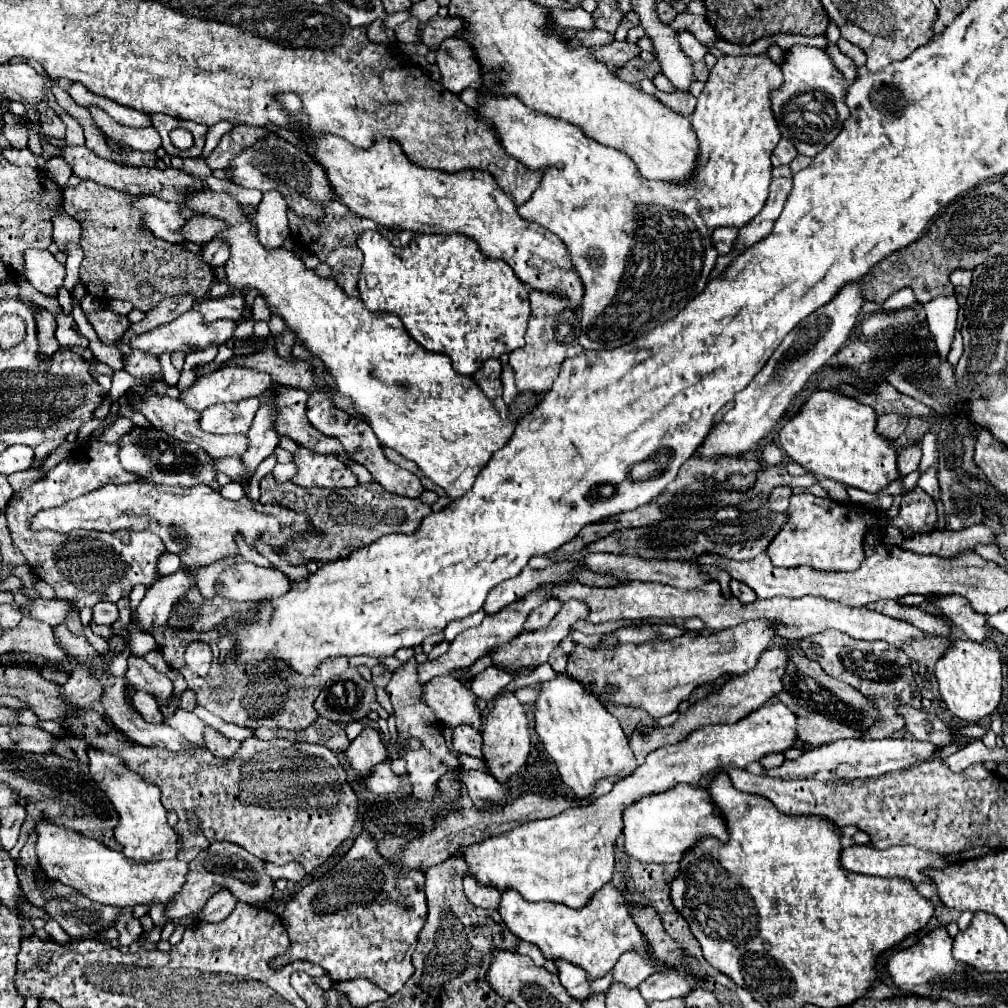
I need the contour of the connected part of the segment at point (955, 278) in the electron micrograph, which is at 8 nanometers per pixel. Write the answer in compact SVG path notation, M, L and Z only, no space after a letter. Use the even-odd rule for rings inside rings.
M956 270L950 276L950 280L952 280L954 286L970 286L970 282L972 282L972 270Z

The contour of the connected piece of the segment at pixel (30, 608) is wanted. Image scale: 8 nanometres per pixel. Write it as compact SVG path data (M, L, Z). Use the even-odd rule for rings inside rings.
M10 576L2 586L6 588L12 588L14 592L14 598L16 602L20 604L22 612L30 612L34 618L50 624L50 626L56 626L56 624L62 624L68 616L68 612L76 610L72 606L70 600L44 600L44 598L38 598L38 600L28 600L24 594L16 592L20 588L20 582L16 580L16 576ZM16 582L16 584L14 584ZM14 584L14 586L12 586Z

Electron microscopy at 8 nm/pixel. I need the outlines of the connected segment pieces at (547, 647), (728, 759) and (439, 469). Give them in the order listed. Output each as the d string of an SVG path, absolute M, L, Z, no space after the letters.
M568 600L562 610L554 616L554 620L550 622L548 628L544 630L538 630L538 632L522 632L520 636L516 636L514 640L510 640L508 644L496 644L496 648L492 648L490 656L492 656L492 666L498 668L498 670L504 670L504 672L518 672L522 668L528 668L528 666L540 666L548 660L548 654L560 644L562 638L568 636L570 632L570 626L576 622L576 620L582 620L588 616L588 606L584 602L578 602L578 600Z
M772 702L750 712L736 724L704 726L682 742L650 752L646 762L638 766L632 776L616 782L608 794L592 804L566 808L554 818L526 822L508 834L490 836L484 842L462 848L468 862L468 874L498 890L518 890L526 900L558 902L580 910L612 880L614 842L622 832L622 812L628 804L650 794L666 792L680 782L696 786L706 774L718 768L746 768L750 762L758 762L766 754L786 752L798 738L796 720L798 718L788 706Z
M206 188L198 194L192 194L186 206L194 214L210 214L214 218L228 222L230 228L218 234L230 246L230 260L226 262L228 284L238 290L246 286L258 290L260 296L268 302L270 312L282 316L288 328L296 332L296 340L302 342L314 356L318 356L324 362L324 366L328 368L328 372L336 382L338 392L354 400L356 410L368 420L378 440L396 450L398 454L402 454L404 458L416 462L426 478L430 478L436 486L446 490L450 500L462 498L472 488L478 472L488 464L490 456L496 450L500 450L512 436L516 420L512 420L510 416L500 418L498 410L484 396L474 378L460 376L458 372L452 370L448 356L426 352L424 348L420 348L420 344L416 344L408 336L398 316L392 314L378 316L366 310L360 298L346 296L332 278L324 280L316 276L316 272L308 270L304 262L286 248L266 250L258 242L256 226L252 226L252 220L248 220L248 214L236 202L234 196L224 192L212 192Z

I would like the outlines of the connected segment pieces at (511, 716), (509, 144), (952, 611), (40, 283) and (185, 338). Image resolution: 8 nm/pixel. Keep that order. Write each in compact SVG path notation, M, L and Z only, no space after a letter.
M504 690L500 698L494 700L494 708L486 716L486 724L482 730L484 738L484 758L488 762L490 774L498 782L506 782L516 770L526 762L530 752L530 720L526 716L524 706L518 702L514 692Z
M766 54L762 56L722 56L718 58L716 66L712 68L710 72L710 78L702 90L702 94L698 96L698 104L696 104L696 110L694 114L690 116L690 122L692 122L692 128L698 136L698 164L692 172L692 178L686 180L686 182L680 182L680 184L672 184L672 182L662 182L662 180L646 180L640 176L640 172L636 170L636 164L626 158L624 152L616 150L616 148L608 148L608 146L602 146L590 138L586 138L580 128L576 128L574 124L570 122L564 122L564 120L558 120L558 118L552 118L552 116L544 116L540 112L534 112L530 108L526 108L516 96L508 96L508 98L494 98L494 96L486 96L486 94L480 94L480 104L478 106L478 114L482 120L494 124L494 130L496 134L500 136L500 142L504 146L504 150L518 158L526 168L530 170L542 170L542 182L538 186L538 190L532 194L532 198L518 206L518 214L526 220L532 220L544 228L548 228L550 232L554 232L568 248L570 252L570 262L574 266L574 270L578 272L582 284L584 284L584 298L582 298L582 316L580 316L580 346L584 350L612 350L612 348L618 348L618 346L624 346L624 344L630 344L634 338L638 336L644 336L646 332L650 332L652 328L664 324L666 320L674 318L692 298L696 298L708 284L708 276L710 272L714 270L716 266L716 258L718 258L718 252L712 250L712 232L714 228L720 228L720 226L736 226L736 228L742 228L746 226L766 204L766 198L768 198L768 186L770 186L770 180L772 180L772 162L770 162L770 156L772 156L772 148L776 148L776 144L780 142L780 130L778 130L778 124L774 120L774 114L772 114L772 108L770 108L770 92L780 88L782 86L782 70L778 64L774 64Z
M950 594L950 596L932 596L932 604L944 612L944 616L956 626L960 628L968 640L974 642L984 642L992 630L988 630L988 616L978 614L976 610L970 608L968 600L964 600L962 596Z
M48 250L24 252L24 274L28 282L46 296L56 296L64 282L64 266Z
M188 310L182 316L178 316L176 320L172 320L170 324L162 324L158 328L154 328L152 332L132 336L130 348L142 350L142 352L148 352L148 354L156 354L156 356L162 354L162 352L174 352L174 350L180 350L180 352L188 354L188 352L194 352L194 350L204 350L210 342L216 342L216 344L228 342L232 338L234 328L236 328L236 324L232 320L216 320L212 324L204 324L200 312Z

